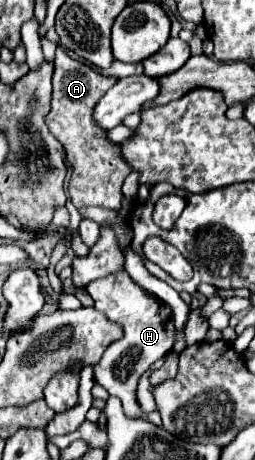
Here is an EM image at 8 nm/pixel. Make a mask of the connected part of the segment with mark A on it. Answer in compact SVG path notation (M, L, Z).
M60 46L56 48L54 58L54 92L52 92L52 110L46 118L50 132L60 140L66 150L66 158L72 164L72 176L68 182L70 200L76 208L82 206L104 206L112 210L120 210L122 200L122 184L128 176L130 168L124 162L118 144L106 140L106 132L102 132L94 120L92 112L96 102L106 94L108 88L116 84L116 78L106 78L86 66L70 58Z

